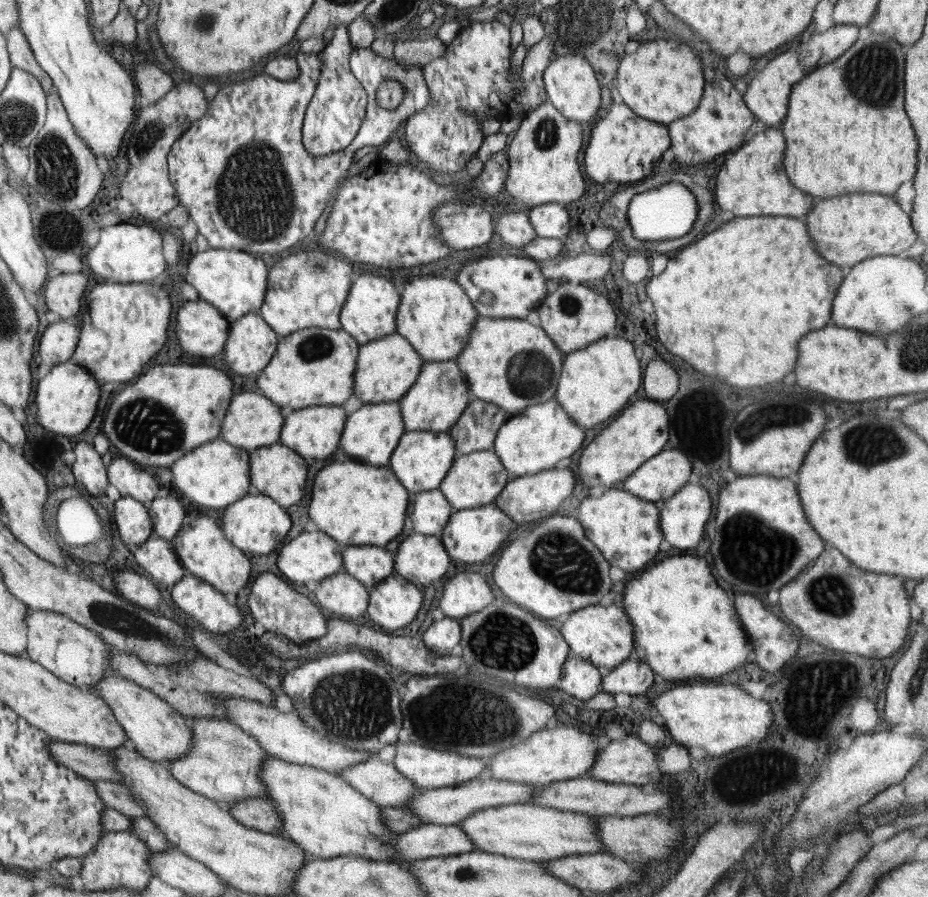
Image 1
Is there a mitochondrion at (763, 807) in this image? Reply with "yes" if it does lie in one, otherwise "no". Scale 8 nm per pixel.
no

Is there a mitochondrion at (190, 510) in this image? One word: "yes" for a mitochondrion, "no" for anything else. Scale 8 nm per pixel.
no

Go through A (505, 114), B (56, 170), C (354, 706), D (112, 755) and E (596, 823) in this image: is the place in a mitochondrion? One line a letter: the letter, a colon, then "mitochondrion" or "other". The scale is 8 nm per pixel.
A: other
B: mitochondrion
C: mitochondrion
D: other
E: other

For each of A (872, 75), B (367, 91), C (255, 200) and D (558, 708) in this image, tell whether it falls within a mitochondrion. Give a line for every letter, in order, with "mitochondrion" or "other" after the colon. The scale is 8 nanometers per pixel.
A: mitochondrion
B: other
C: mitochondrion
D: other

